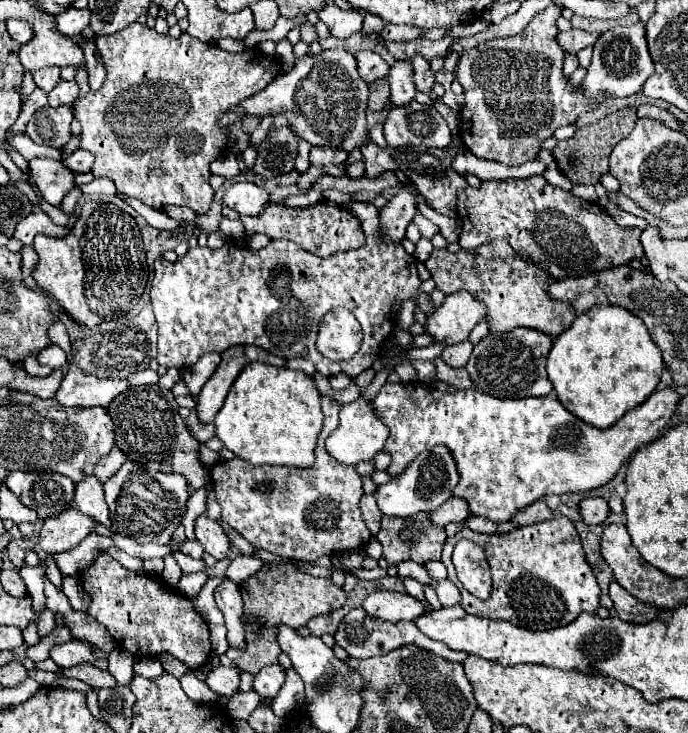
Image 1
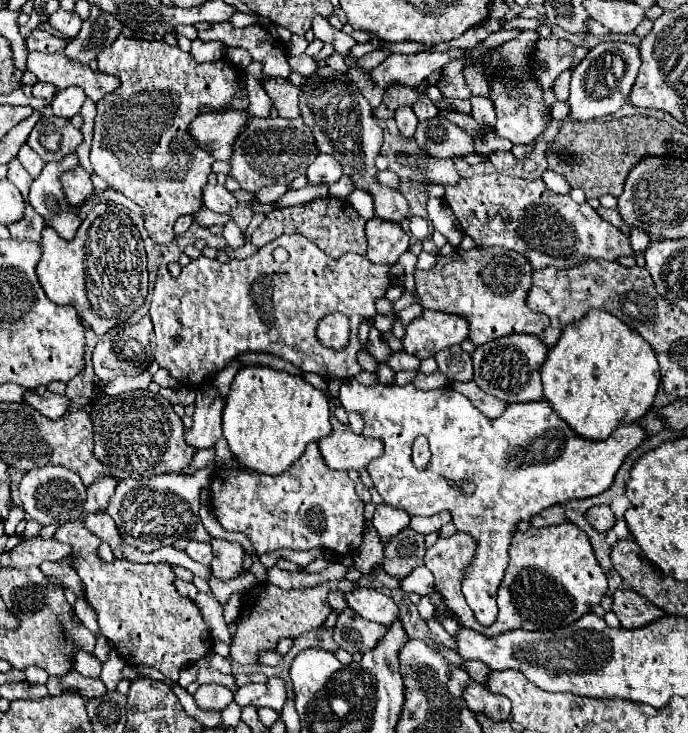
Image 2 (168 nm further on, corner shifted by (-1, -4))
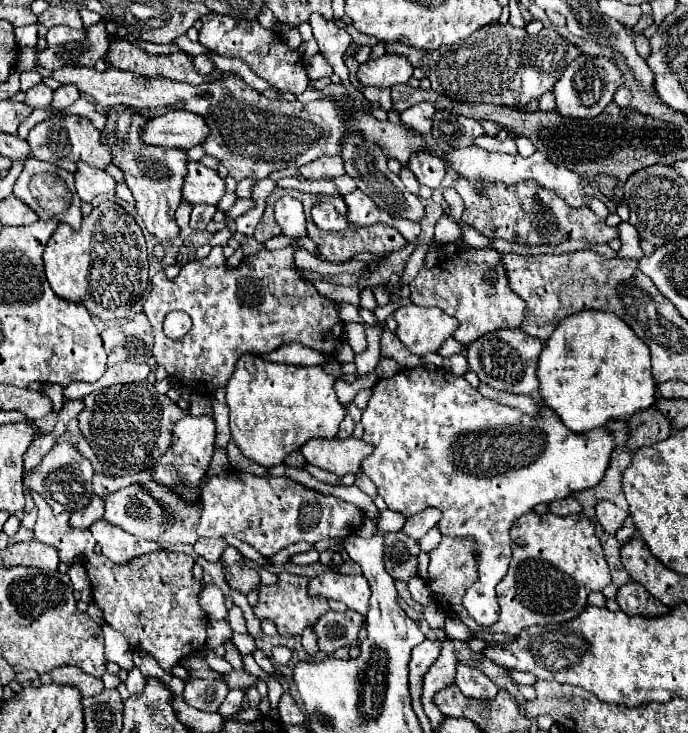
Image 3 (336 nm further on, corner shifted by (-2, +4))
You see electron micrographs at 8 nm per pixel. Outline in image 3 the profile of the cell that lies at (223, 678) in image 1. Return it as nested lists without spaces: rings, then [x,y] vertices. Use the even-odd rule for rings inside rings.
[[[189,678],[183,688],[183,700],[191,708],[197,708],[203,712],[215,712],[221,706],[227,692],[229,688],[223,680]]]

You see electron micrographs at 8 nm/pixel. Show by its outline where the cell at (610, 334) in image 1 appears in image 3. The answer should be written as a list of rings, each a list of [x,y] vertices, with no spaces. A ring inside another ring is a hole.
[[[581,310],[559,322],[537,362],[539,394],[561,422],[581,434],[611,420],[627,420],[655,402],[647,344],[615,314]]]

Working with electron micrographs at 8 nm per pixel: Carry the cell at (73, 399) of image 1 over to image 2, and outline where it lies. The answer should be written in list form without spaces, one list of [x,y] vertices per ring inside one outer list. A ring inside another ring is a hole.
[[[28,392],[26,394],[26,404],[38,408],[46,418],[50,420],[58,420],[62,418],[70,408],[72,408],[72,400],[66,394],[54,394],[54,392],[46,392],[44,396],[38,396],[36,392]]]

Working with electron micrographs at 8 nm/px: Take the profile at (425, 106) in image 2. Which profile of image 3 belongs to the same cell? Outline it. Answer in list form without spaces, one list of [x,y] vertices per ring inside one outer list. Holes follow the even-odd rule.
[[[423,102],[407,108],[405,112],[399,114],[399,118],[405,126],[411,126],[413,130],[427,134],[431,132],[431,126],[433,126],[433,114],[435,114],[435,108],[429,102]]]

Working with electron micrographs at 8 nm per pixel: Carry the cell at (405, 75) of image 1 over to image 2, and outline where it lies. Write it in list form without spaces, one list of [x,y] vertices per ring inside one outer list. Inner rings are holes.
[[[400,106],[396,110],[396,114],[394,114],[394,120],[398,124],[400,134],[406,136],[406,138],[412,138],[414,130],[416,130],[416,124],[418,124],[418,118],[416,118],[412,106]]]

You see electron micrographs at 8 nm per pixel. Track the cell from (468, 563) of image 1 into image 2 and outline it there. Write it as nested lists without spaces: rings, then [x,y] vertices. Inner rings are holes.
[[[350,378],[342,382],[338,398],[348,412],[360,412],[364,416],[366,422],[362,430],[364,436],[376,436],[384,440],[384,454],[368,464],[370,478],[382,500],[388,502],[390,506],[406,510],[410,516],[432,516],[440,510],[450,510],[454,526],[462,532],[472,534],[476,542],[476,552],[468,566],[468,574],[462,576],[462,592],[476,620],[484,626],[490,626],[496,618],[496,590],[508,566],[508,546],[512,534],[516,532],[516,522],[530,520],[532,516],[540,514],[544,508],[552,504],[562,504],[572,498],[590,498],[602,494],[608,486],[612,486],[614,476],[622,466],[624,458],[634,448],[638,448],[646,438],[646,430],[638,422],[618,428],[606,440],[594,442],[580,438],[570,426],[566,426],[566,422],[562,422],[562,418],[558,418],[558,414],[554,414],[552,406],[546,400],[510,404],[502,412],[502,416],[490,420],[478,408],[474,408],[466,396],[454,392],[450,386],[424,392],[414,388],[412,384],[362,386],[354,378]],[[418,436],[428,438],[432,452],[430,464],[424,470],[418,470],[410,458],[412,442]],[[446,478],[450,478],[454,486],[448,486],[444,482]],[[464,480],[476,484],[470,496],[460,492],[460,482]]]

